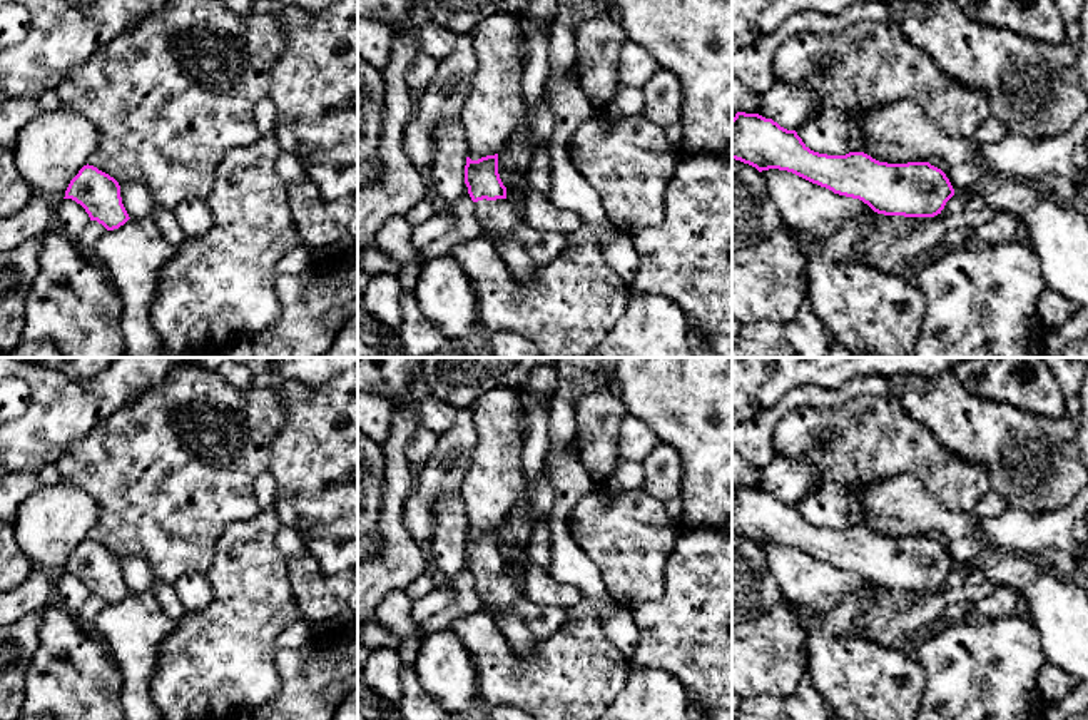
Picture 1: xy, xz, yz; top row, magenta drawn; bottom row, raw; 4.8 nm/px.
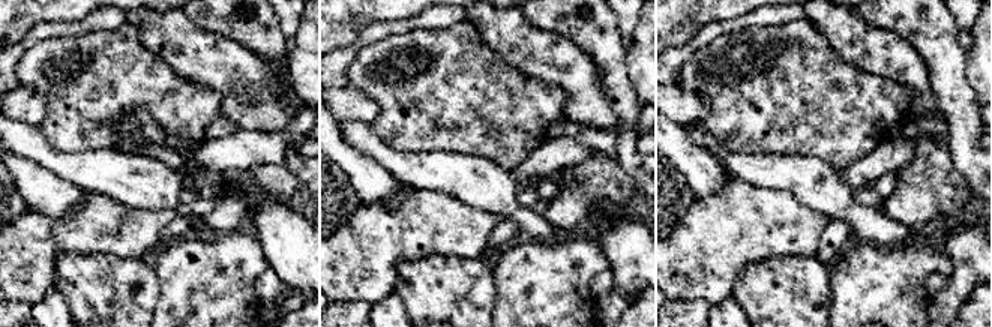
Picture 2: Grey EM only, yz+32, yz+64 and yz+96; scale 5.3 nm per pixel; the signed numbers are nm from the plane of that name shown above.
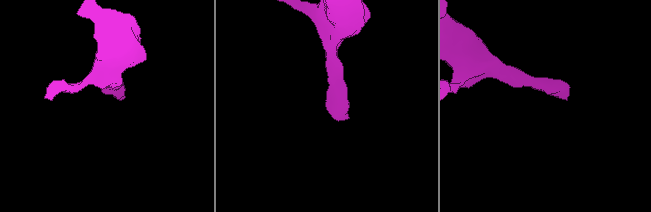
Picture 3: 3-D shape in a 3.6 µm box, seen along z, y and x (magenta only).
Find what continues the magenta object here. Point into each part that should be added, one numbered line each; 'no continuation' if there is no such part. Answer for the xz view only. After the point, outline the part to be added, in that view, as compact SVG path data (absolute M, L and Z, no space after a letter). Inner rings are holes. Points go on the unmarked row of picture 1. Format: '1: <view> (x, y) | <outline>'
1: xz (525, 623) | M483 573L483 575L473 576L473 581L475 581L475 591L478 598L481 600L481 608L495 618L500 631L506 638L506 643L518 655L523 655L523 657L528 655L531 646L548 640L567 621L568 610L530 601L523 595L521 585L518 583L518 580L511 576L510 573L496 573L496 575Z

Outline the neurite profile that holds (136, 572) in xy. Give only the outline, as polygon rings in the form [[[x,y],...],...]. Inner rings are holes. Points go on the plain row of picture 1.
[[[120,555],[122,578],[130,593],[150,593],[155,586],[155,576],[144,558]]]

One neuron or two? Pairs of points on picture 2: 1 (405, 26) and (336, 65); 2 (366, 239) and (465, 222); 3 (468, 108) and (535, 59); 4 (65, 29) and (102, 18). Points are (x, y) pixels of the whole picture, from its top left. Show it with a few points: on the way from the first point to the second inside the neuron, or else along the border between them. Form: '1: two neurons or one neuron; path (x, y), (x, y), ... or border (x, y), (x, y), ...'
1: one neuron; path (389, 29), (371, 33), (353, 50)
2: one neuron; path (390, 237), (413, 231), (422, 225), (441, 225)
3: two neurons; border (489, 48), (521, 72), (551, 83)
4: one neuron; path (74, 29), (93, 23)

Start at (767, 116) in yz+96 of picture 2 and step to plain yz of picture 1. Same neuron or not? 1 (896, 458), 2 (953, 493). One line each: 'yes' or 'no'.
1: yes
2: yes

